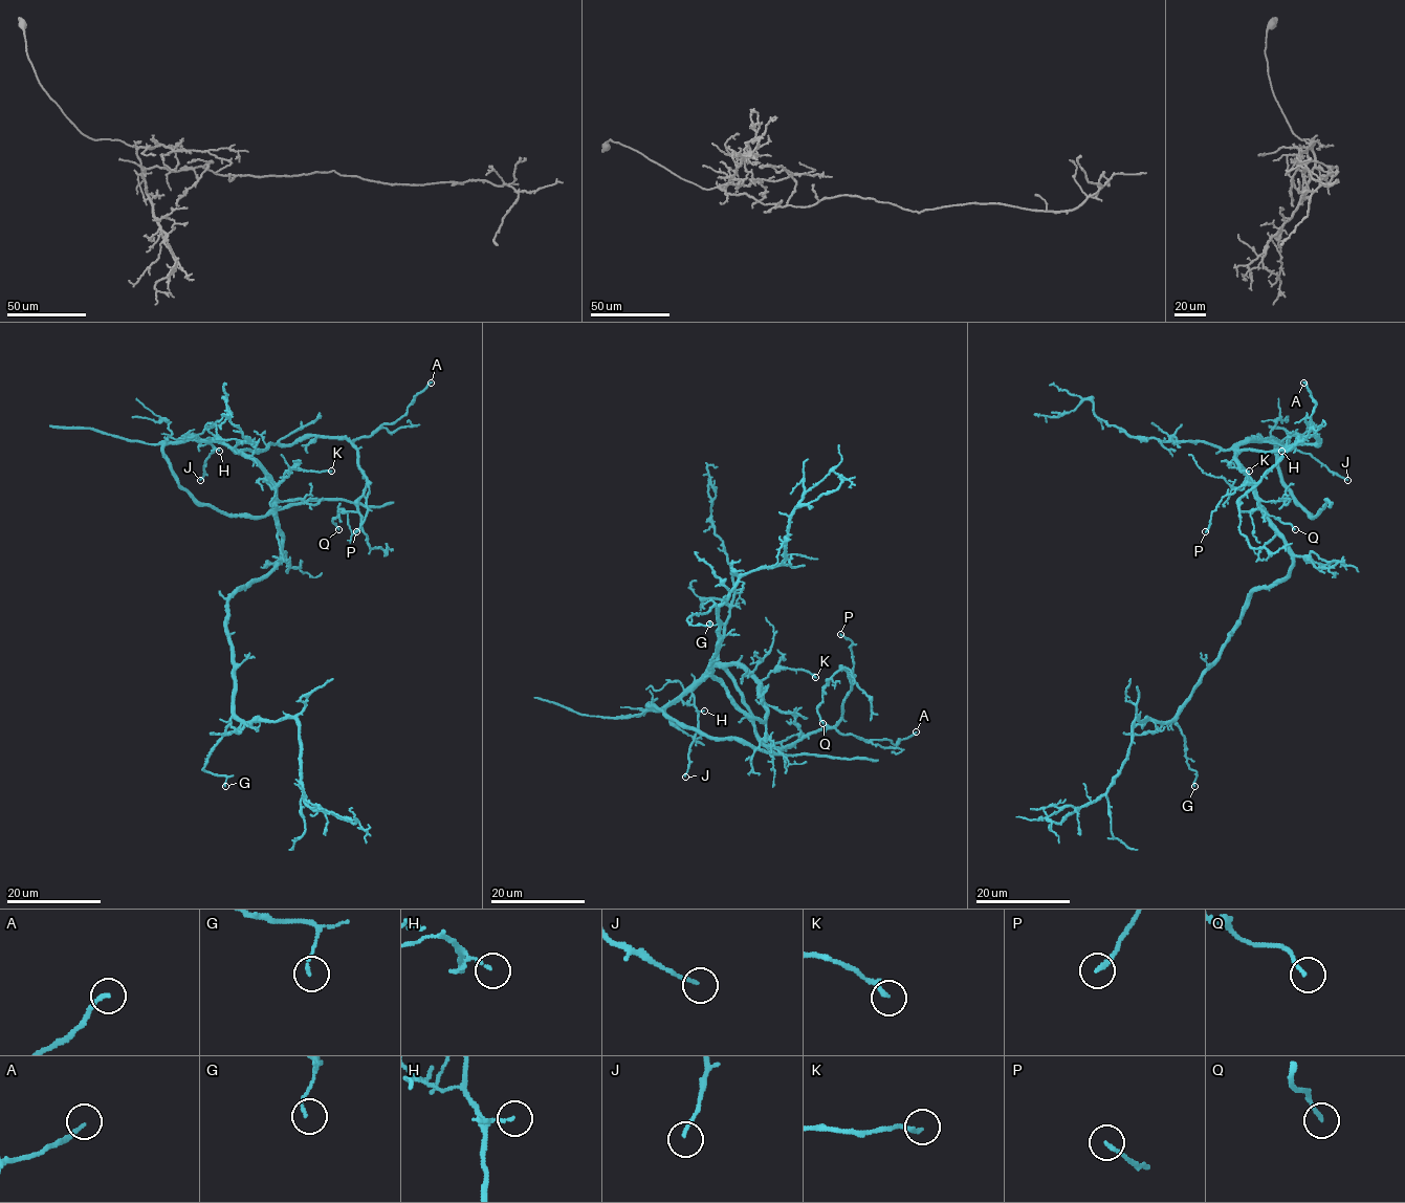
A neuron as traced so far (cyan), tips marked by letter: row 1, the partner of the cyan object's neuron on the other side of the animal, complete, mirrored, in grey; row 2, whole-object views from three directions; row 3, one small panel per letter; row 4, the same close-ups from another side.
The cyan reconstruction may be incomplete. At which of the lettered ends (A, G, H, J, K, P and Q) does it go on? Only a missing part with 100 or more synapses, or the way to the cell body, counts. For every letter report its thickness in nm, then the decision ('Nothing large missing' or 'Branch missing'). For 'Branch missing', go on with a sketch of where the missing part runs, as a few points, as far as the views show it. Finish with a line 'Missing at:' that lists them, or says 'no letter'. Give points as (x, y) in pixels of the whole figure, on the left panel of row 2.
A: Thickness 160 nm. Nothing large missing
G: Thickness 120 nm. Nothing large missing
H: Thickness 100 nm. Nothing large missing
J: Thickness 130 nm. Nothing large missing
K: Thickness 170 nm. Nothing large missing
P: Thickness 170 nm. Nothing large missing
Q: Thickness 160 nm. Nothing large missing
Missing at: no letter

